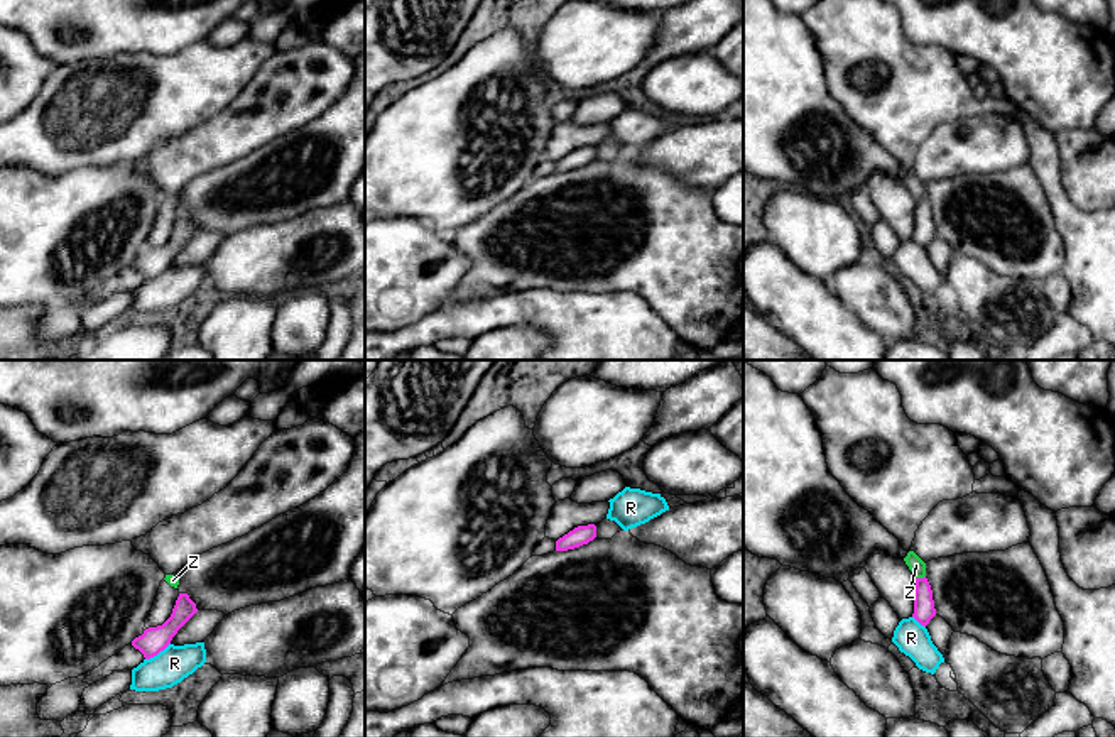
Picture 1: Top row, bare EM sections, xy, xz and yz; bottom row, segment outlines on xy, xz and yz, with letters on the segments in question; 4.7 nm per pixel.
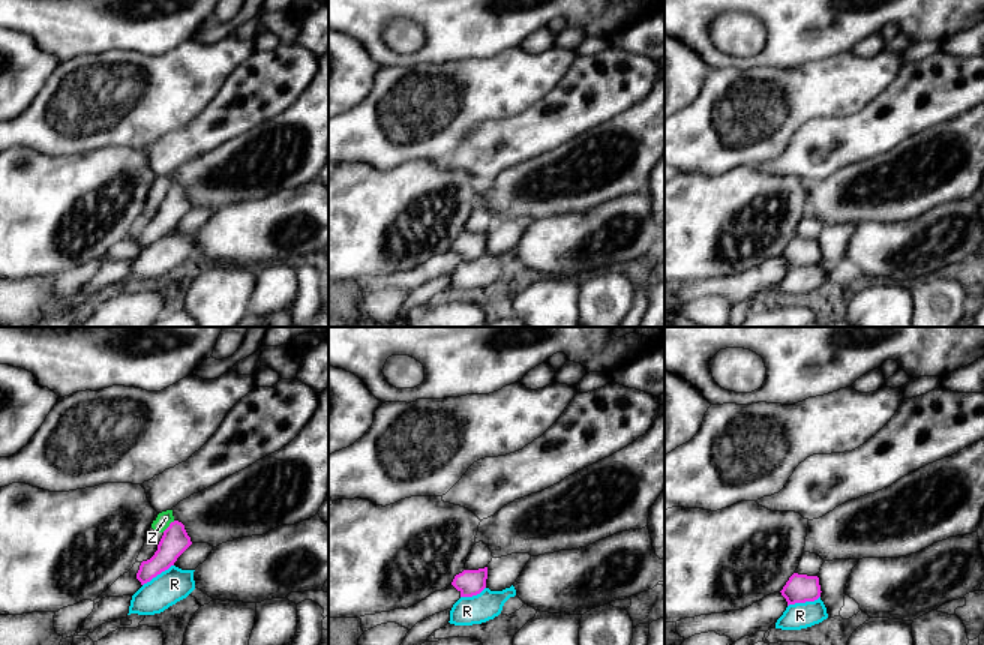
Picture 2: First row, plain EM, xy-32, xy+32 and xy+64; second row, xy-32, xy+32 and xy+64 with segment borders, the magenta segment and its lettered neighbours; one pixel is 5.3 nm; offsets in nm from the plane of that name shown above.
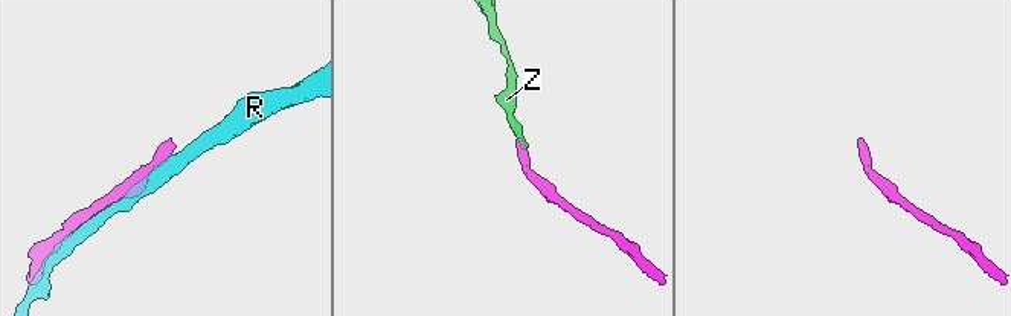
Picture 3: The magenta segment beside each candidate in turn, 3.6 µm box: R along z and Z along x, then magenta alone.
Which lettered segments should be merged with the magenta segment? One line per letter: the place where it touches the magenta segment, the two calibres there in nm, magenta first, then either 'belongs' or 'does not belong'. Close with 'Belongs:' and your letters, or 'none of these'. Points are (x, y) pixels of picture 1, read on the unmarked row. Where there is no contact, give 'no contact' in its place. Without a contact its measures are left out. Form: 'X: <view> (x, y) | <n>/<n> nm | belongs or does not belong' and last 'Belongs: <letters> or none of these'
R: xy (157, 274) | 130/170 nm | does not belong
Z: yz (919, 200) | 100/80 nm | does not belong
Belongs: none of these

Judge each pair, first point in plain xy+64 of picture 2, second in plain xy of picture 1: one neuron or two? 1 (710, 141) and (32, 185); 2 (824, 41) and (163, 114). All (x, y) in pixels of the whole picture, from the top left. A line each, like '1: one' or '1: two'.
1: two
2: two

